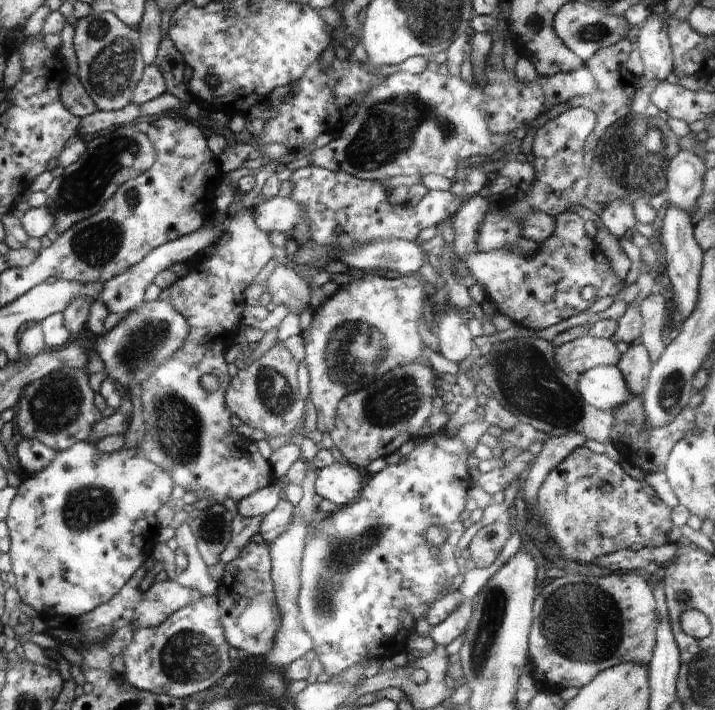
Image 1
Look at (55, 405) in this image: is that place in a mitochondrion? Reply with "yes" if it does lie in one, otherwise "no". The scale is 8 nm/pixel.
yes

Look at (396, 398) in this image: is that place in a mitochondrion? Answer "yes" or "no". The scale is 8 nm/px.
yes

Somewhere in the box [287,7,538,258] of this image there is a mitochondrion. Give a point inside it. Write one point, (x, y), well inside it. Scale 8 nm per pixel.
(389, 129)

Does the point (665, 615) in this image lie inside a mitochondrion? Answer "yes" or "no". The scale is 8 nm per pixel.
no

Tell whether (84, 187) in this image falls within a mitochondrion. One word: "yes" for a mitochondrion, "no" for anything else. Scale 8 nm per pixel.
yes

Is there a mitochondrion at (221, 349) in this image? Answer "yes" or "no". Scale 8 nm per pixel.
no

